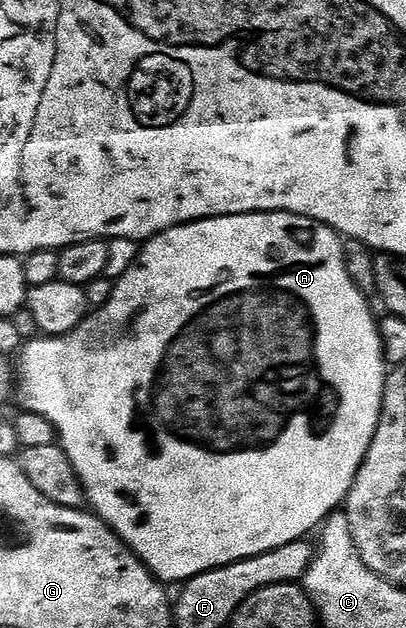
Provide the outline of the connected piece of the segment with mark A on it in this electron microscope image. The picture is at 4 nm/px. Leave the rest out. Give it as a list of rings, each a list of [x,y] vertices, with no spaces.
[[[246,213],[245,215],[213,217],[209,221],[194,221],[191,225],[178,225],[169,231],[157,234],[150,241],[142,242],[132,266],[125,271],[123,277],[115,281],[115,290],[113,295],[109,295],[109,303],[98,306],[77,328],[60,337],[39,335],[24,344],[17,357],[19,360],[19,365],[17,361],[17,401],[26,412],[41,415],[49,419],[49,423],[53,423],[58,444],[62,445],[69,455],[79,476],[79,482],[84,487],[86,500],[97,516],[135,552],[136,557],[155,574],[160,582],[184,583],[191,577],[199,576],[211,569],[221,568],[223,565],[245,560],[247,557],[259,556],[275,548],[285,547],[286,544],[294,541],[304,540],[310,529],[318,530],[323,522],[346,502],[347,492],[350,491],[353,479],[373,443],[373,435],[379,426],[379,416],[383,406],[385,380],[383,344],[379,338],[377,317],[371,314],[367,301],[368,298],[356,287],[353,279],[349,279],[349,271],[345,271],[343,241],[340,234],[319,221],[308,217],[295,217],[291,213]]]

